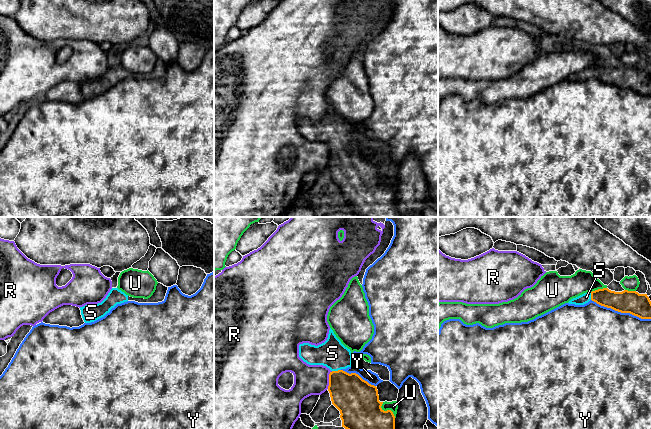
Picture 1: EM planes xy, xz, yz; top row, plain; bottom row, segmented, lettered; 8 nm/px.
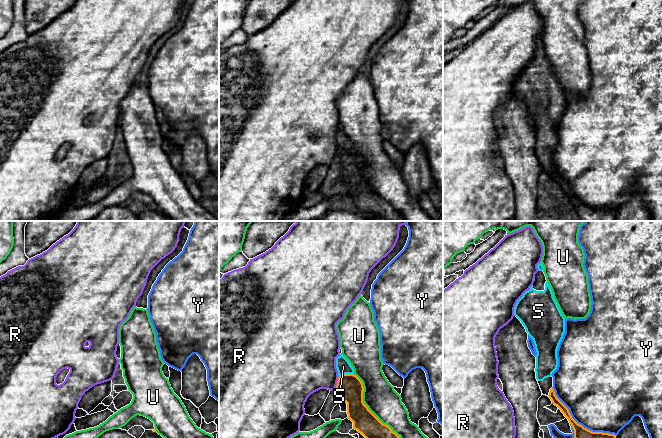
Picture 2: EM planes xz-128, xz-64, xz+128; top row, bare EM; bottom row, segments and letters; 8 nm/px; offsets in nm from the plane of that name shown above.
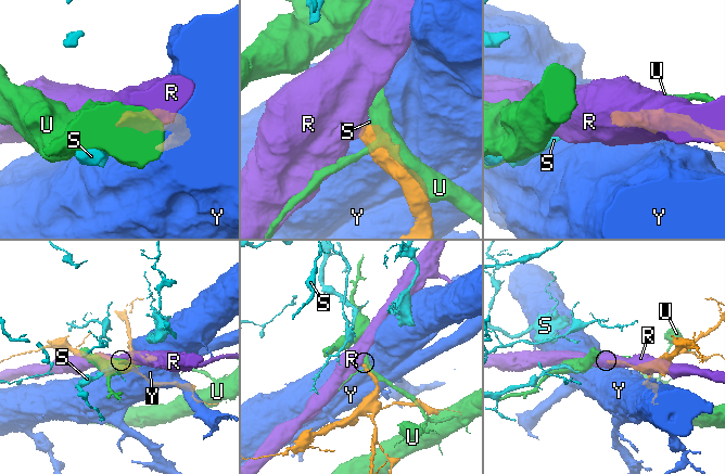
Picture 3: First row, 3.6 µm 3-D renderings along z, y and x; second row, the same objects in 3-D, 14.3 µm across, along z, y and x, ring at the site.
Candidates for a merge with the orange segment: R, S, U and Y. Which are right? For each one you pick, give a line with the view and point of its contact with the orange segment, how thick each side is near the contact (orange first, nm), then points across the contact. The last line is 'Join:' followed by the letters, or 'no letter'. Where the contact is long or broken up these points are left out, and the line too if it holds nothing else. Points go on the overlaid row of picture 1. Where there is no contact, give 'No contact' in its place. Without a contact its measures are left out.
S: Touches orange at xz (336, 371). Thickness 320 nm (orange) against 220 nm. Path across: xz (350, 394), (341, 384), (336, 371), (335, 356), (332, 353)
Join: S

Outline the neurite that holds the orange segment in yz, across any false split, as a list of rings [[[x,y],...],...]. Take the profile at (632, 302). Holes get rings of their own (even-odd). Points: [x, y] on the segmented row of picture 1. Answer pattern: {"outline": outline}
{"outline": [[[603,288],[591,293],[584,293],[571,299],[568,303],[584,305],[590,300],[621,313],[630,313],[641,319],[651,319],[651,301],[647,294],[639,294],[636,291],[628,290],[615,292],[608,288]]]}

